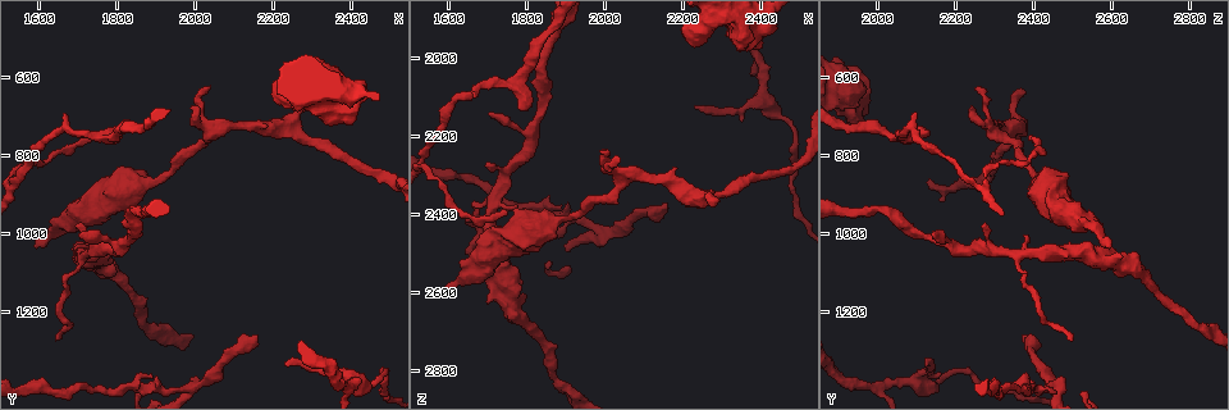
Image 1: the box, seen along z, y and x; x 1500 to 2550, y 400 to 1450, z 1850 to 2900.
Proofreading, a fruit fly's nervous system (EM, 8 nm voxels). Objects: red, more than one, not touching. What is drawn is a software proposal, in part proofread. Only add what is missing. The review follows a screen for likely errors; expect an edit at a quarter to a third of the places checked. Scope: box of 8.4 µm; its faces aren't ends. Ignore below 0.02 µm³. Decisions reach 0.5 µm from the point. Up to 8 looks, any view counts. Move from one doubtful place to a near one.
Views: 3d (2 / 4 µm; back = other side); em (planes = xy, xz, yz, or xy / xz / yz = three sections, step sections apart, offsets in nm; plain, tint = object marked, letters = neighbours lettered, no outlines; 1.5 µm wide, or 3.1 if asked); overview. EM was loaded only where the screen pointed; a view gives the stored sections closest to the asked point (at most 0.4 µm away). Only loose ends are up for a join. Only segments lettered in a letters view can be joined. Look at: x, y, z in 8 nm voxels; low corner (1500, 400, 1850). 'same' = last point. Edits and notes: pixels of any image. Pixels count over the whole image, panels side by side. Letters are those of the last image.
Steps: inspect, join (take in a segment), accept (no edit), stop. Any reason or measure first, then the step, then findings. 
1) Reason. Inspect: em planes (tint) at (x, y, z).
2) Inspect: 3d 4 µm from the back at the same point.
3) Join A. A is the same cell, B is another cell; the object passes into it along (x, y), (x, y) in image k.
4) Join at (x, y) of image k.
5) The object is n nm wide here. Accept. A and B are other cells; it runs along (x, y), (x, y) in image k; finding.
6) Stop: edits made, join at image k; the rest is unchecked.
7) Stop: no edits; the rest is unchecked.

Stops while still wide. Inspect: em planes (tint) at (2245, 675, 1945).

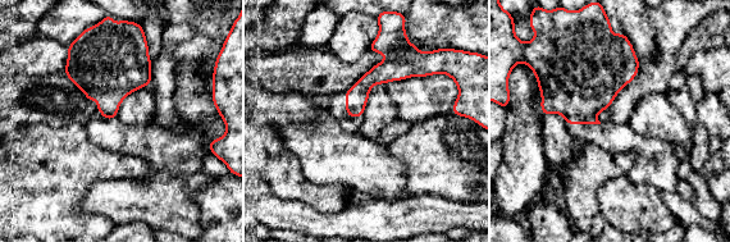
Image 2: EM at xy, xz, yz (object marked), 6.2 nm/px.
See the neighbours. Inspect: em planes (letters) at the same point.

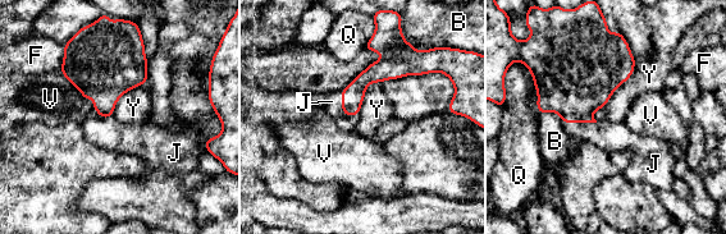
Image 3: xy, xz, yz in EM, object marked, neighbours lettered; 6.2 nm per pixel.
Join J. J is the same cell, B, F, Q, V and Y are other cells; the neuron continues.

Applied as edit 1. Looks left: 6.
Inspect: em xz step 4 (tint) at (2005, 670, 2235).

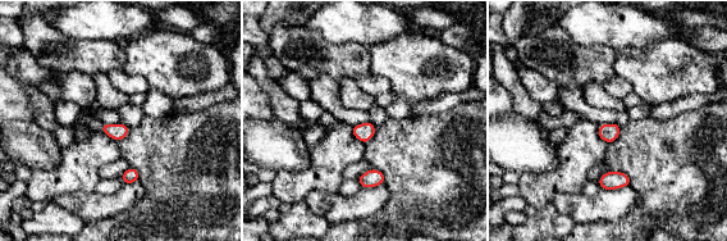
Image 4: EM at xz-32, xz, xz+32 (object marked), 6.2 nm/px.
Inspect: em xz step 4 (letters) at the same point.

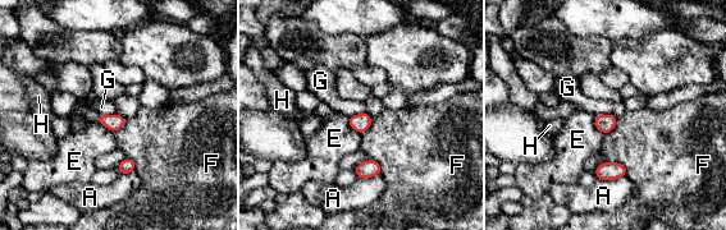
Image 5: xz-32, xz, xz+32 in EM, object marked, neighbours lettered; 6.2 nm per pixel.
Accept. A, E, F, G and H are other cells; a border runs along (603, 161), (619, 161), (628, 175) in image 5; none of them fits.

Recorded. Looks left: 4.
Free end. Inspect: em planes (letters) at (1590, 1030, 2590).

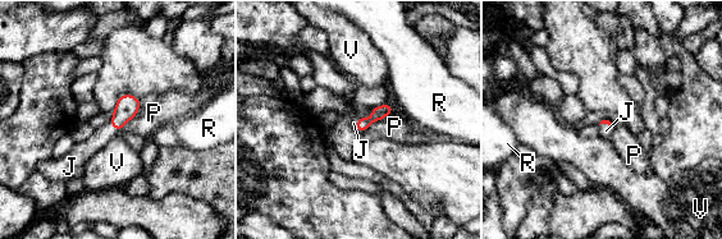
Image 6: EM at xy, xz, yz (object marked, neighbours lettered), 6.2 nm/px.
The longest contact is with P, 260 nm. Join J. J is the same cell, P, R and V are other cells; the object passes into it along (127, 107), (113, 127), (83, 151) in image 6; it goes on there.

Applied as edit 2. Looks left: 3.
Stop: edits made, join at image 3, join at image 6; the rest is unchecked.

